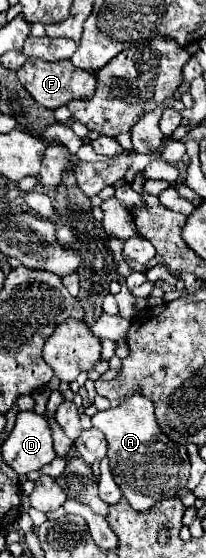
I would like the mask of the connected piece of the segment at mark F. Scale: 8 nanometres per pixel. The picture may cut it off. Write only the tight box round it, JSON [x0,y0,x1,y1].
[16,59,96,109]

